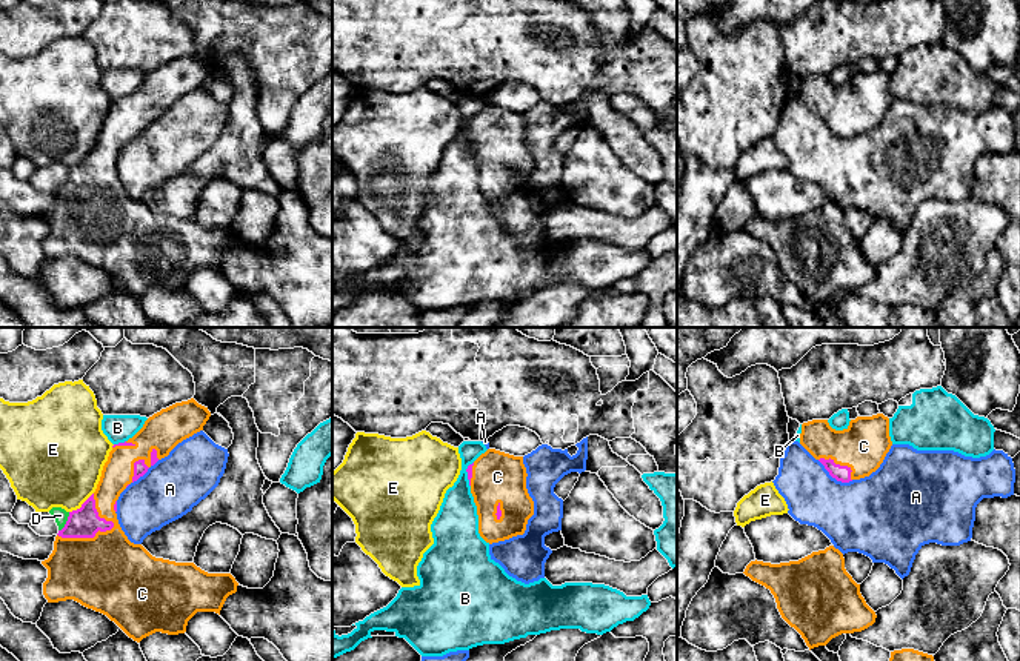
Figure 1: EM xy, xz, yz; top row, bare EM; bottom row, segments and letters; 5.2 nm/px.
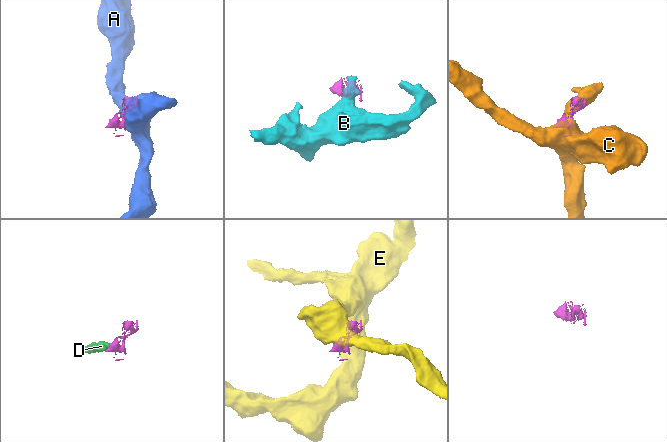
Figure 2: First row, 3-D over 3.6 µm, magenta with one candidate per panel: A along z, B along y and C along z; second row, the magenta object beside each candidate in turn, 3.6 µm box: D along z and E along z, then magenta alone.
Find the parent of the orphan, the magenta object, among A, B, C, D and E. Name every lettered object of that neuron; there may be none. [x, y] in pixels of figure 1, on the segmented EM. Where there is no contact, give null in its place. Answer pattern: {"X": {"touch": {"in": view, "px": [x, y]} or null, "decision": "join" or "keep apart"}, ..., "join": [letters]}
{"A": {"touch": {"in": "yz", "px": [834, 477]}, "decision": "keep apart"}, "B": {"touch": {"in": "xz", "px": [468, 474]}, "decision": "keep apart"}, "C": {"touch": {"in": "xy", "px": [86, 537]}, "decision": "join"}, "D": {"touch": {"in": "xy", "px": [66, 521]}, "decision": "keep apart"}, "E": {"touch": {"in": "xy", "px": [82, 504]}, "decision": "keep apart"}, "join": ["C"]}

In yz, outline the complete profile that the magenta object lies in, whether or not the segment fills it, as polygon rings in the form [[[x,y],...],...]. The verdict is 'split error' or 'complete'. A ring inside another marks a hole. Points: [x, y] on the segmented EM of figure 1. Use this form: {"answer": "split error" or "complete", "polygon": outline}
{"answer": "split error", "polygon": [[[883,414],[857,417],[843,430],[835,430],[828,420],[812,420],[802,424],[800,444],[818,460],[832,478],[842,483],[869,477],[883,463],[892,441],[889,437],[889,418]]]}

